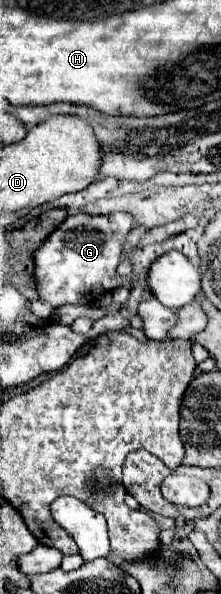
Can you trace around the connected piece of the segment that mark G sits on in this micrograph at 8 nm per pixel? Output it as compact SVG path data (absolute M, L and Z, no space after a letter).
M83 212L71 214L59 224L59 228L33 252L35 264L35 288L41 302L49 302L53 308L65 304L93 304L103 292L111 292L131 280L117 276L121 262L123 242L133 228L129 214L87 216Z

